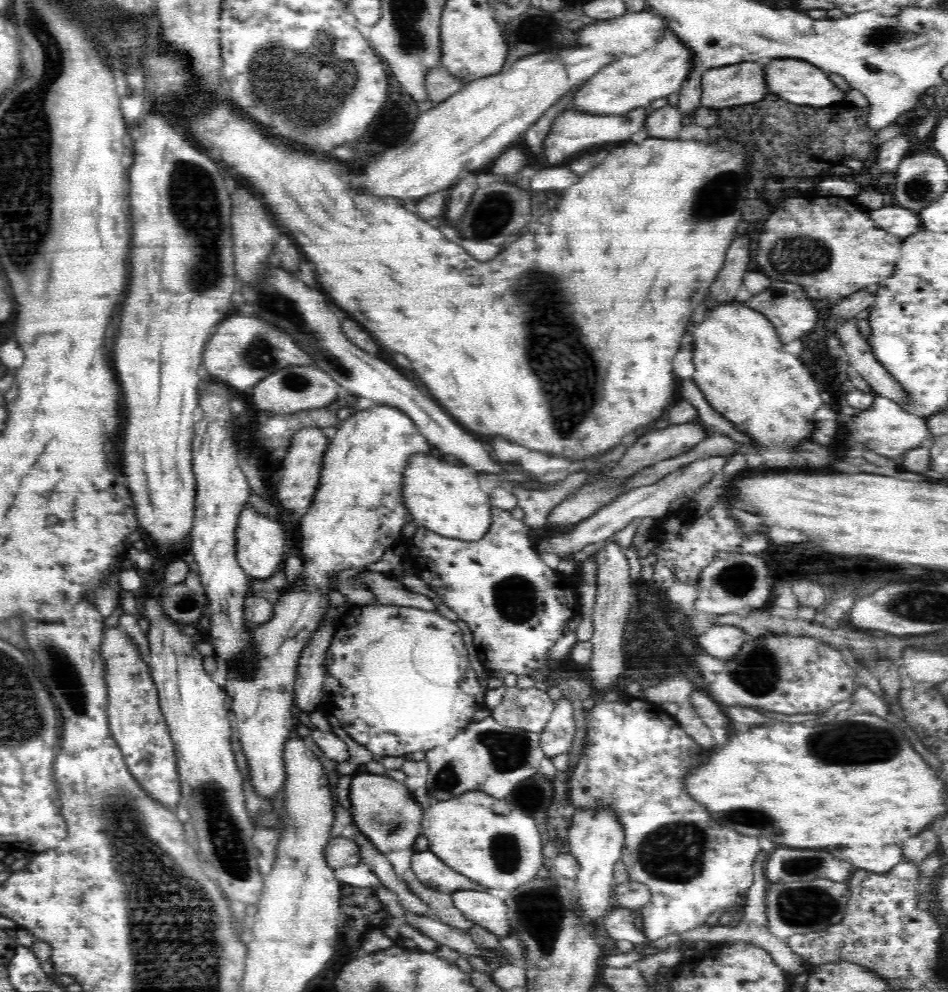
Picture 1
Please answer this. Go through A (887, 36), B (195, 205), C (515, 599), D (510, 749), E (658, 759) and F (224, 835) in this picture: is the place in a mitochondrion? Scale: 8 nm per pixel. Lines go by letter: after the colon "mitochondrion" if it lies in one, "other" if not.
A: mitochondrion
B: mitochondrion
C: mitochondrion
D: mitochondrion
E: other
F: mitochondrion

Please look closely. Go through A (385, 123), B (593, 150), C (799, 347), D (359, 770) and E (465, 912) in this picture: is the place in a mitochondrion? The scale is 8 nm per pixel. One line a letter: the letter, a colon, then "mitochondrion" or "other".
A: other
B: other
C: other
D: other
E: other

